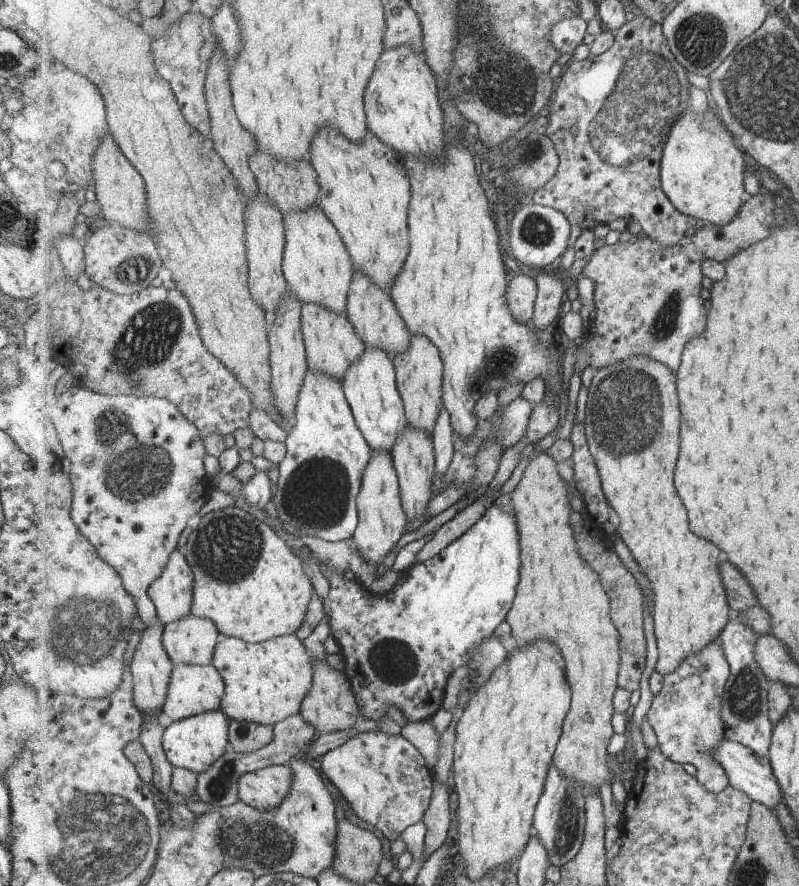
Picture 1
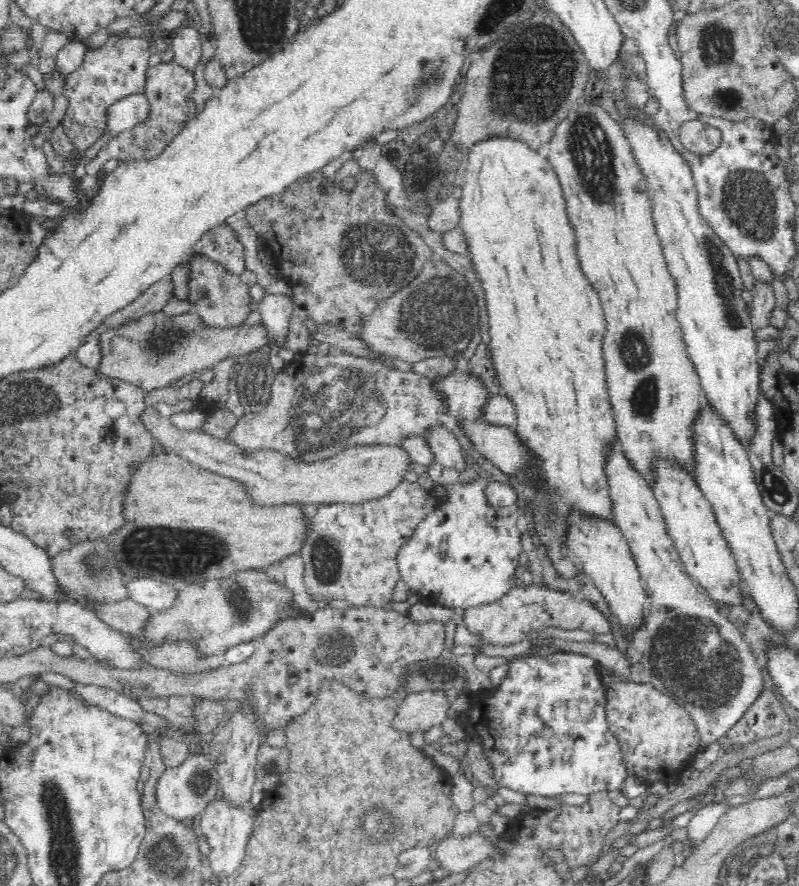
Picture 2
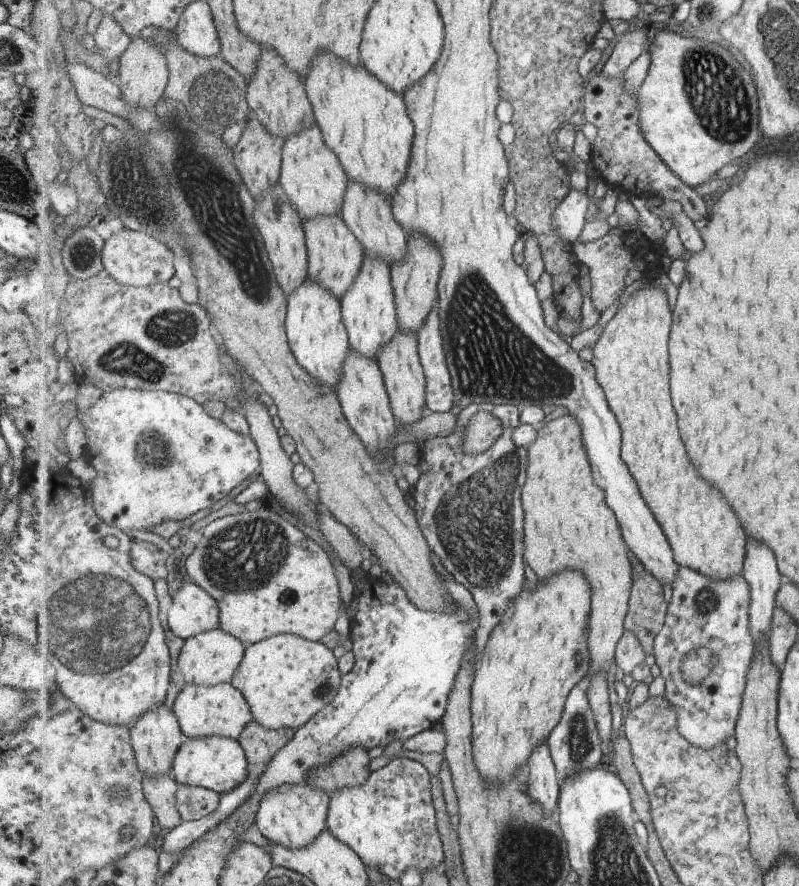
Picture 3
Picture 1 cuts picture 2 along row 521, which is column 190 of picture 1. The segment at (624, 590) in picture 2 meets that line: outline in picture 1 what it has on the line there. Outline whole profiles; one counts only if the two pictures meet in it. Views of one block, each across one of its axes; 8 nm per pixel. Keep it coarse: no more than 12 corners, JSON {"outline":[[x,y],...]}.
{"outline":[[173,552],[149,588],[164,625],[191,616],[194,570]]}

